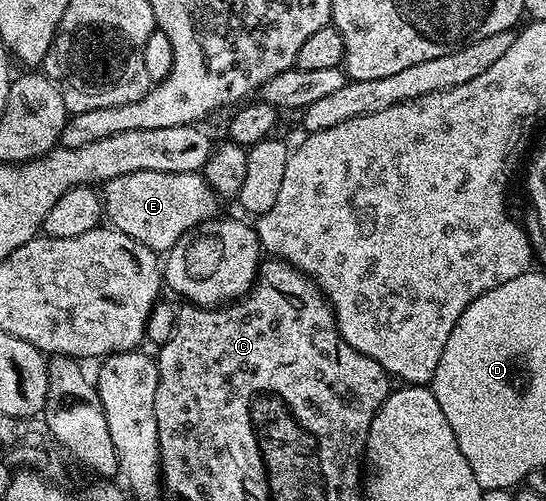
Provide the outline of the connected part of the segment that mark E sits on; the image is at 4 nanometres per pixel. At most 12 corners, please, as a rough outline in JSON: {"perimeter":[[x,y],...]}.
{"perimeter":[[141,170],[106,181],[110,227],[170,252],[216,219],[198,172]]}

